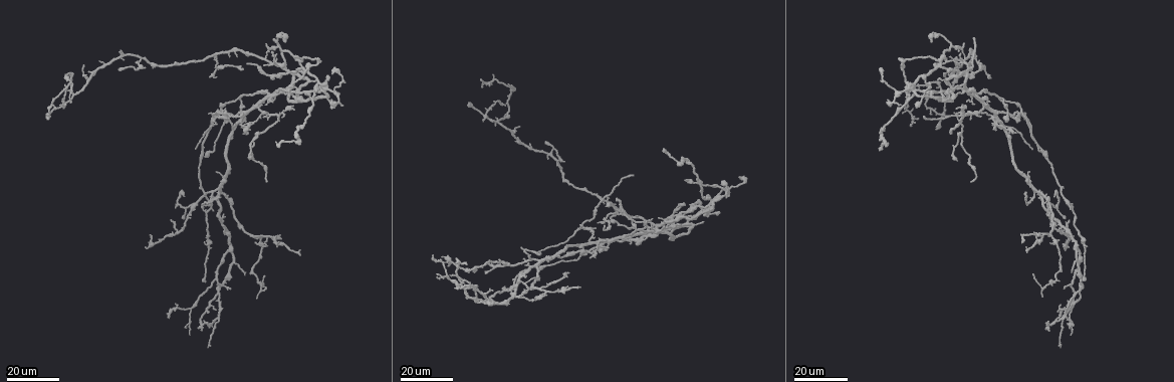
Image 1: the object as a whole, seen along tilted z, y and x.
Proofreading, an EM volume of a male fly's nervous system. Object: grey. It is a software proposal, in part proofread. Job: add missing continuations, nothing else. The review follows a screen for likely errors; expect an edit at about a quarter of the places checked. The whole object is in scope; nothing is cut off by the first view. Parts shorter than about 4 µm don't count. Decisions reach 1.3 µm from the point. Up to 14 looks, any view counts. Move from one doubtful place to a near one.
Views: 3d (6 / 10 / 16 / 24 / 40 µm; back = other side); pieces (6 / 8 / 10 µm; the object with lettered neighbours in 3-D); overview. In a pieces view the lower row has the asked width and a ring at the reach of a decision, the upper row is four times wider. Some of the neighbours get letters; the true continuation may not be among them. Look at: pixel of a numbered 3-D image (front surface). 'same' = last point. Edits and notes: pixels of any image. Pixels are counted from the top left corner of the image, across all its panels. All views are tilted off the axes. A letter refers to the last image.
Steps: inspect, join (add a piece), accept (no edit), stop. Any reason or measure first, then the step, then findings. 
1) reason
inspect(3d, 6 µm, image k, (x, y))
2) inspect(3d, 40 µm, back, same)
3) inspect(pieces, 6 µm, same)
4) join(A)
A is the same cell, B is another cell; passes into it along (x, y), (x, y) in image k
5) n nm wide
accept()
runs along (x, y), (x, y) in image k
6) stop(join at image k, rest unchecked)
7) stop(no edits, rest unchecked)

free end
inspect(3d, 24 µm, image 1, (247, 64))

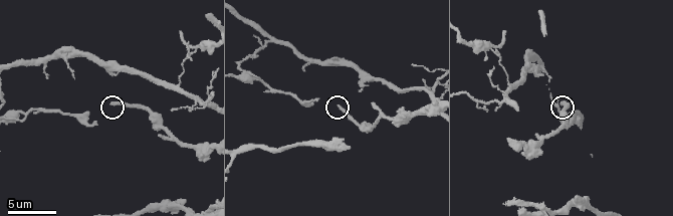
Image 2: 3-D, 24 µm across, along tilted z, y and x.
inspect(pieces, 10 µm, image 2, (561, 105))

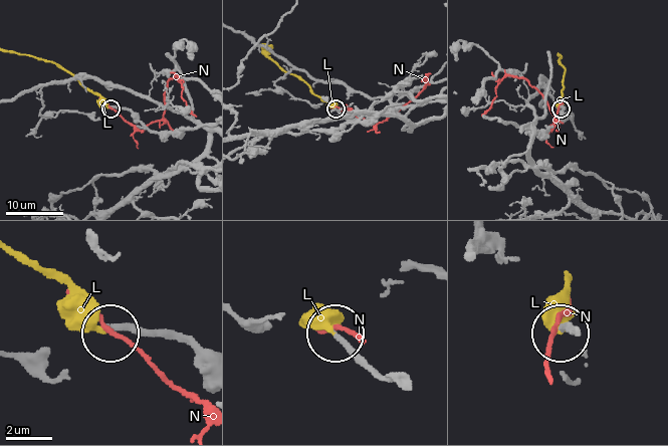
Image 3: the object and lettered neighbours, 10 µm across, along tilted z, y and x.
220 nm wide
join(L)
L is the same cell, N is another cell; the neuron continues

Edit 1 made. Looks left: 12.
long arm stops here
inspect(3d, 16 µm, image 1, (925, 117))

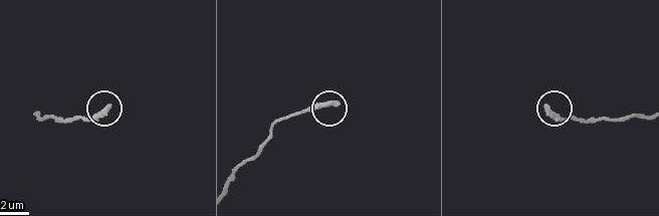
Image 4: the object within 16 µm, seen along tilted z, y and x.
inspect(pieces, 6 µm, image 4, (548, 107))

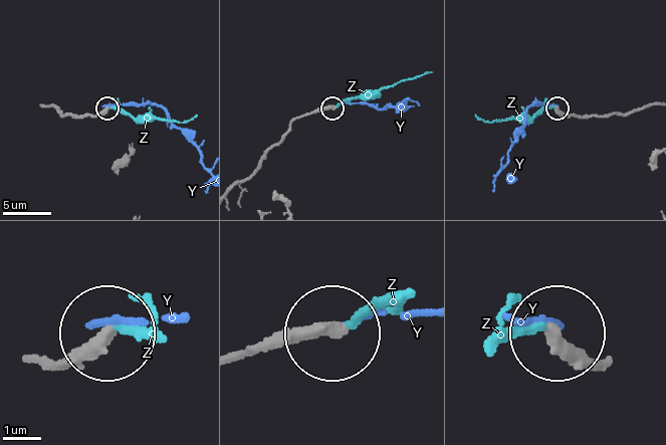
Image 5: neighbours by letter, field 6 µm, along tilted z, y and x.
join(Z)
Z is the same cell, Y is another cell; passes into it along (89, 116), (110, 105), (138, 119), (186, 122), (196, 115) in image 5; the neuron continues

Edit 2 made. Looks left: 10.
see it whole again
inspect(overview)

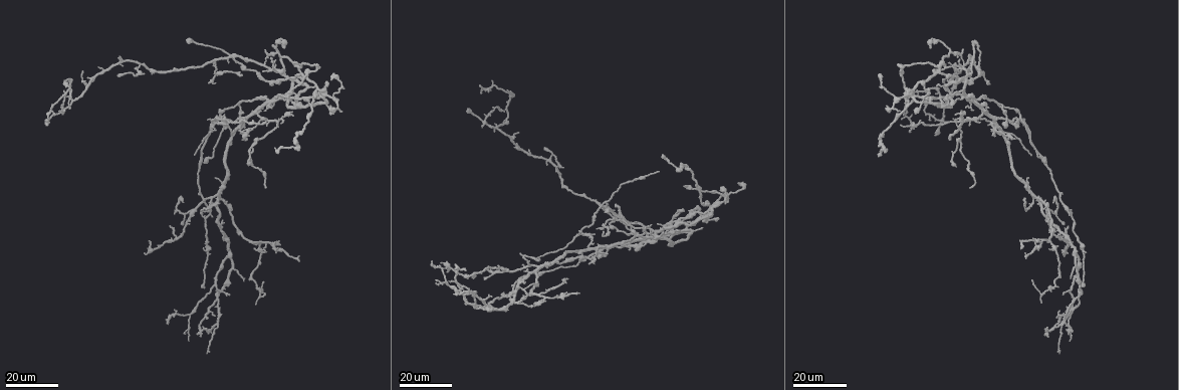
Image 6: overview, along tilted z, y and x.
end of a long branch
inspect(3d, 16 µm, image 6, (685, 184))

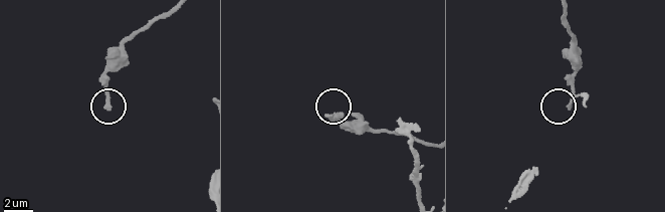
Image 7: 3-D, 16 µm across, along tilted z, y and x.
inspect(pieces, 6 µm, image 7, (569, 106))

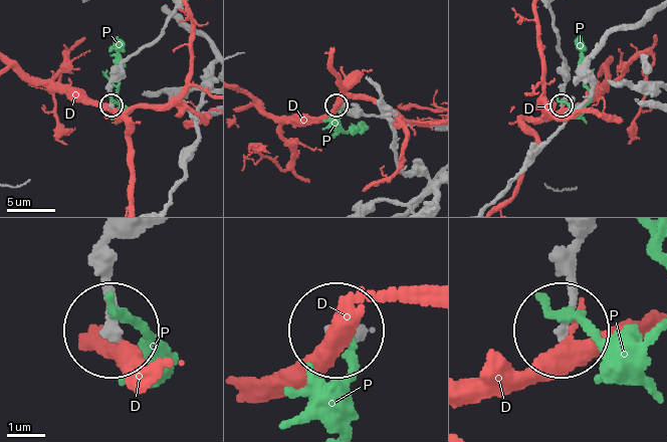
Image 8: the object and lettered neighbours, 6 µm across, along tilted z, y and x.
accept()
D and P are other cells; runs along (549, 9), (565, 61), (563, 103) in image 8; no lettered piece goes on from it

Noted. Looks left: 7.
branch stops here
inspect(pieces, 6 µm, image 2, (158, 137))

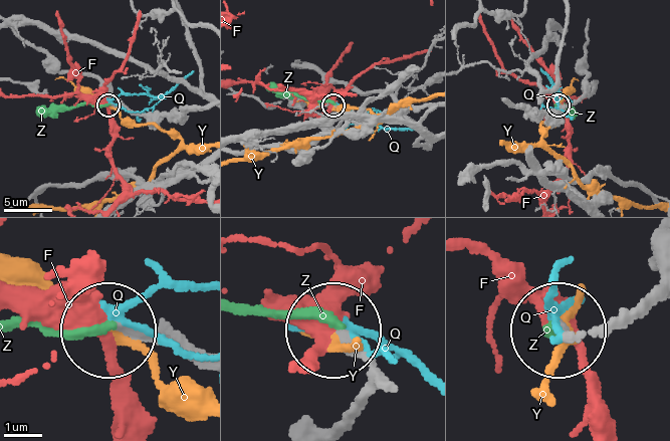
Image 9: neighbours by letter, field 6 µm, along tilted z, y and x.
join(Z)
Z is the same cell, F, Q and Y are other cells; passes into it along (372, 375), (345, 332), (315, 316), (238, 311) in image 9; the neuron continues

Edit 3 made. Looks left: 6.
inspect(3d, 24 µm, image 6, (929, 46))

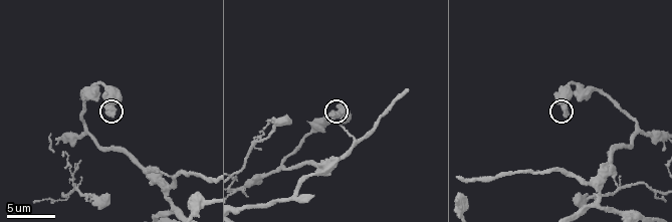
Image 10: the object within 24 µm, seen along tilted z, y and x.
inspect(pieces, 6 µm, image 10, (112, 113))

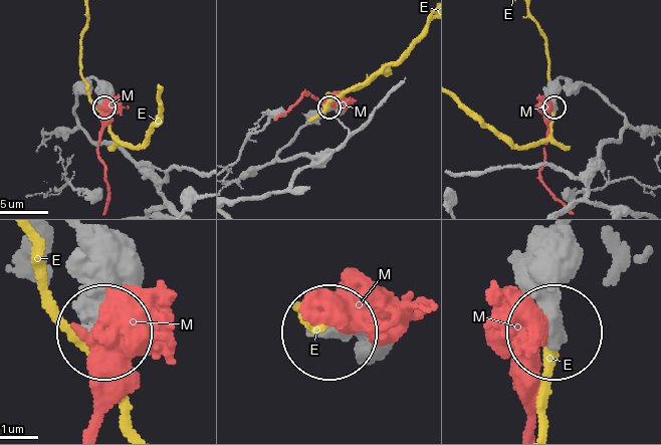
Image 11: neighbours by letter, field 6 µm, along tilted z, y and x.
accept()
E and M are other cells; no lettered piece goes on from it

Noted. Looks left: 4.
free end
inspect(3d, 6 µm, image 2, (208, 13))

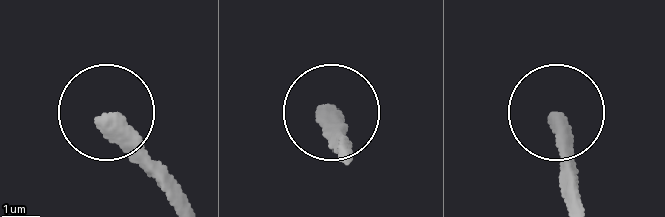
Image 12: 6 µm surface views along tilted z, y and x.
what lies round it
inspect(pieces, 10 µm, image 12, (104, 119))

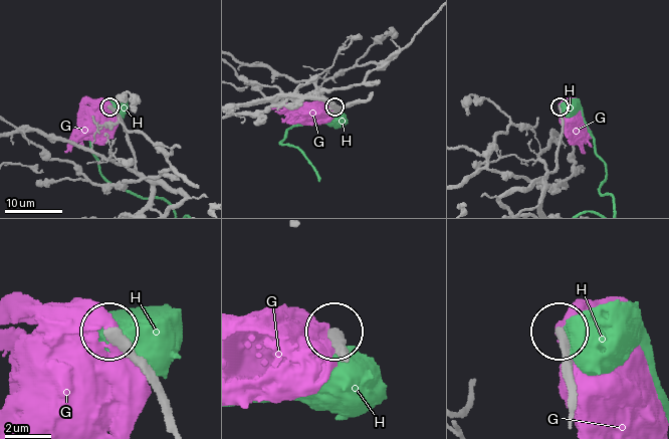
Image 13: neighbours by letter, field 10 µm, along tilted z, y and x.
accept()
G and H are other cells; runs along (570, 384), (562, 331) in image 13; none of them fits

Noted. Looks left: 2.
stop(join at image 3, join at image 5, join at image 9, rest unchecked)

